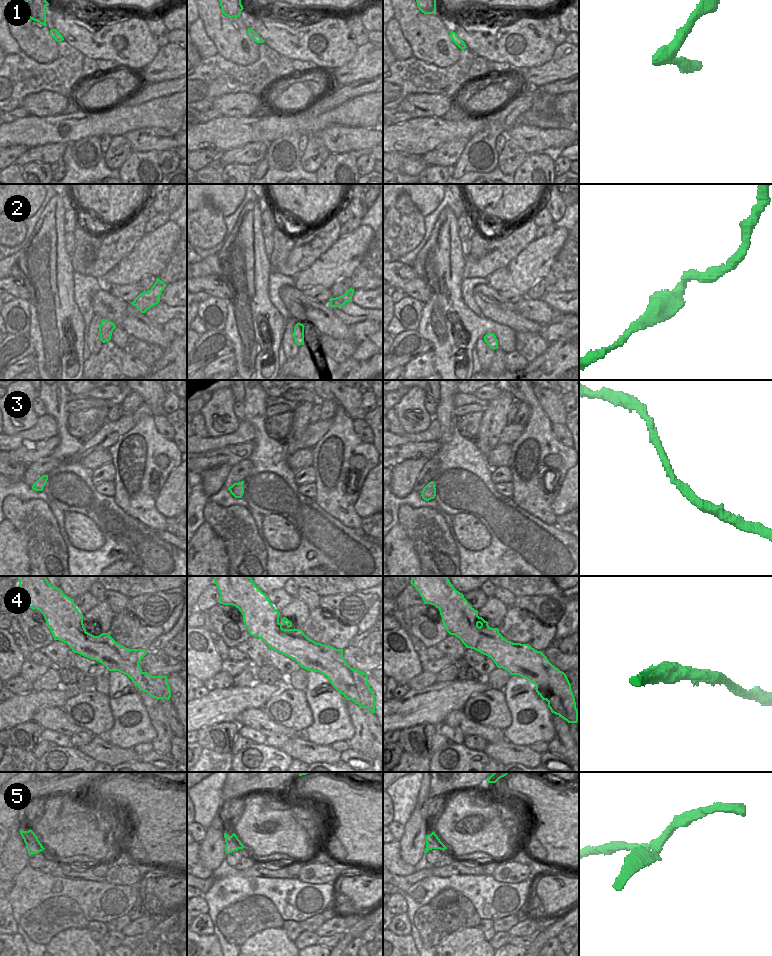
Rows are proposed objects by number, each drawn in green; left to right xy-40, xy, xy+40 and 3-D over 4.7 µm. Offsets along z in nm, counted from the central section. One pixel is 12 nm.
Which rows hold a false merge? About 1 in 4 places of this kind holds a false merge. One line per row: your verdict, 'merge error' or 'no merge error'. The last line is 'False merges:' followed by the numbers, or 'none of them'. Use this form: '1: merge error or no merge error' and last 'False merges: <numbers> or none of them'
1: no merge error
2: no merge error
3: no merge error
4: no merge error
5: merge error
False merges: 5

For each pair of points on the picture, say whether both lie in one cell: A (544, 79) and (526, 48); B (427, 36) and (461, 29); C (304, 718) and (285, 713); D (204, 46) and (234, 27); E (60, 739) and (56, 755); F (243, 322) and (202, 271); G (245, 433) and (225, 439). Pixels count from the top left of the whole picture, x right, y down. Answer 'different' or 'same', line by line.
A: different
B: different
C: same
D: different
E: different
F: different
G: same

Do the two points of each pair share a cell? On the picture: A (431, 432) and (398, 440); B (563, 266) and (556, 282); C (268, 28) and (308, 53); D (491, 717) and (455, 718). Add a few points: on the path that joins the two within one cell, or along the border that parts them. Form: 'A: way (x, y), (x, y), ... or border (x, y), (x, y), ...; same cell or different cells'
A: way (423, 436), (406, 438); same cell
B: way (563, 270), (563, 275), (560, 278); same cell
C: way (278, 38), (298, 48); same cell
D: border (461, 710), (469, 719), (490, 727); different cells

